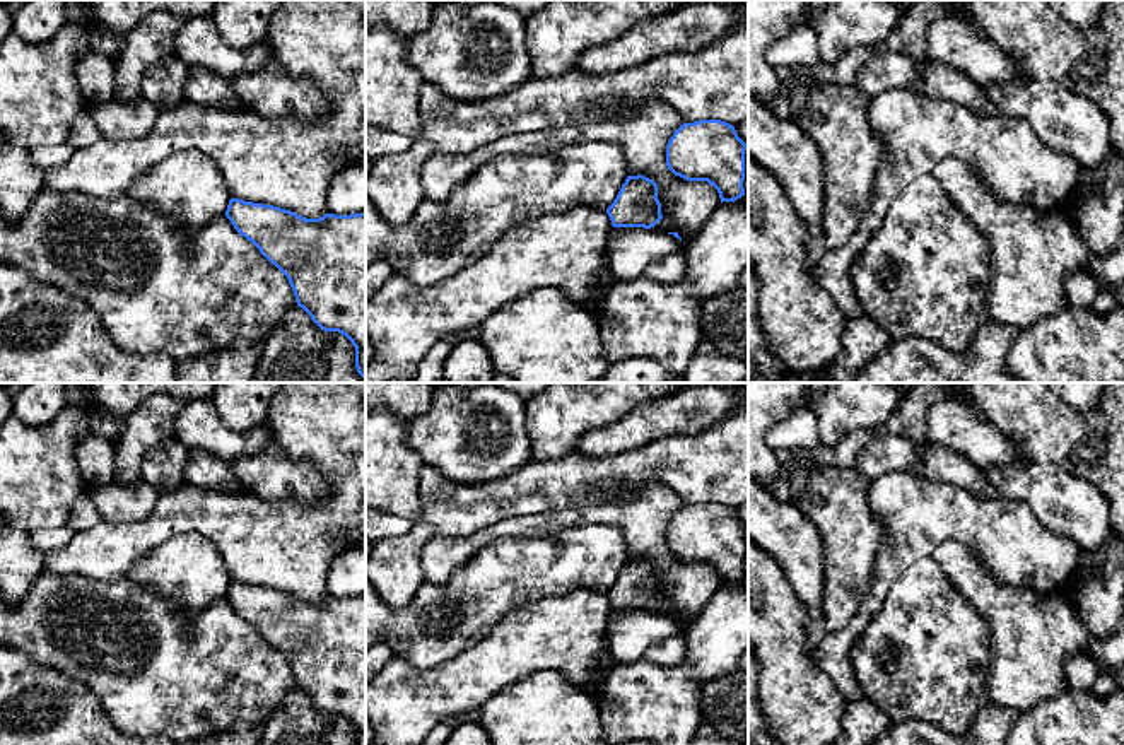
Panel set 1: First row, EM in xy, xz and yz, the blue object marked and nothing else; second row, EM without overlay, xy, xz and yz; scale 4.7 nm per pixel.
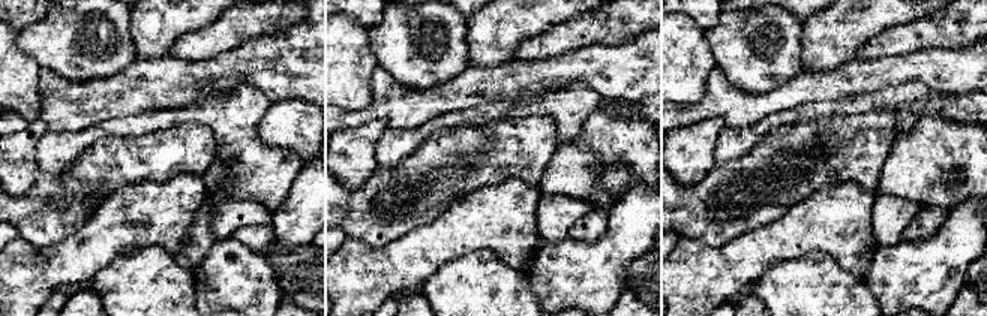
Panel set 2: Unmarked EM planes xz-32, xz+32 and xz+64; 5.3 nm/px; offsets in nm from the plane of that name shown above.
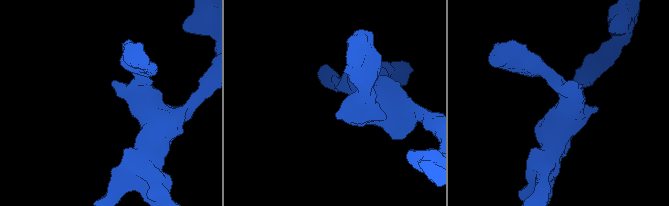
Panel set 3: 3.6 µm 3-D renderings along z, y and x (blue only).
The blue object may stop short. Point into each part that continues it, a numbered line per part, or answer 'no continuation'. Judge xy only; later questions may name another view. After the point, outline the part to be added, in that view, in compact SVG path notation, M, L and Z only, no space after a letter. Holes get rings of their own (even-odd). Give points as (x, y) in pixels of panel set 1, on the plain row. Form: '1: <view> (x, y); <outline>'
no continuation

